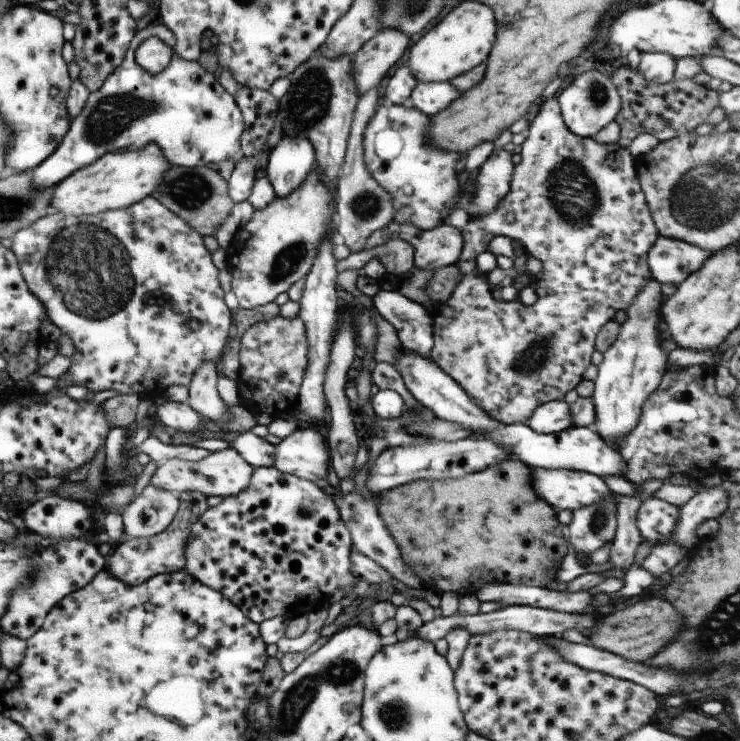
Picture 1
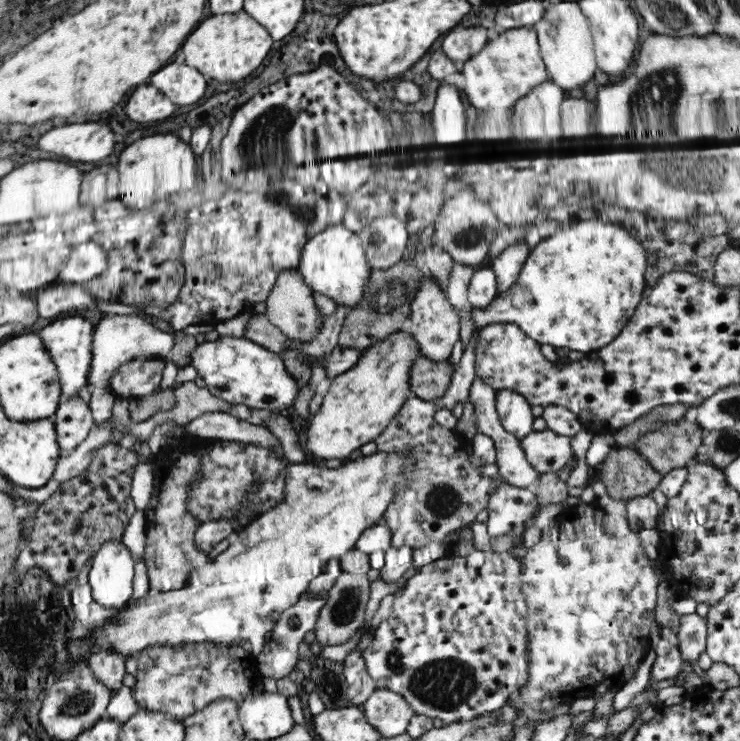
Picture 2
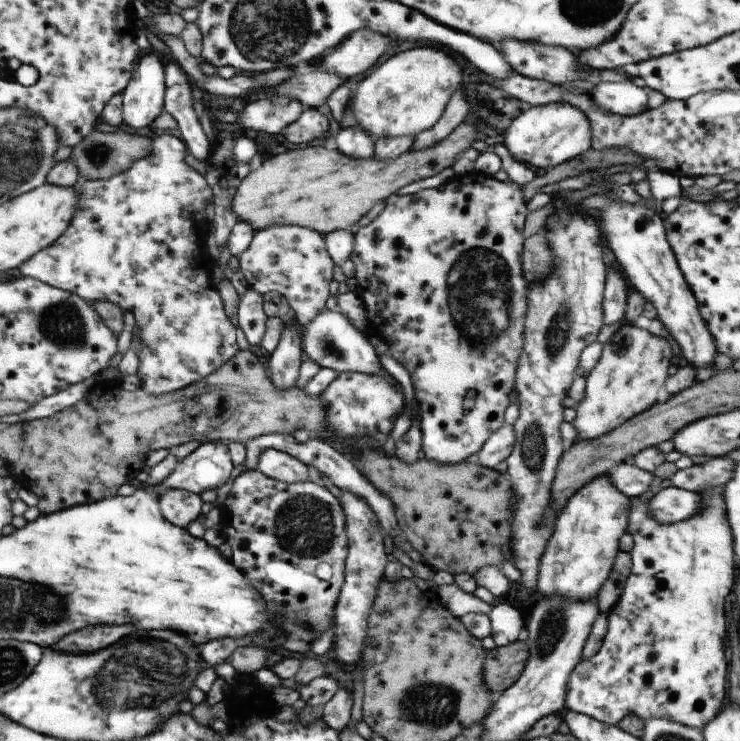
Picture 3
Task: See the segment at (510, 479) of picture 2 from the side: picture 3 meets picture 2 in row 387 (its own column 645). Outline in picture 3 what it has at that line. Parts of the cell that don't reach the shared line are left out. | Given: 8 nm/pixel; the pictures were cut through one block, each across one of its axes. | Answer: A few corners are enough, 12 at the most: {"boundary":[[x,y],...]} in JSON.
{"boundary":[[619,463],[609,482],[629,499],[652,488],[655,477],[634,464]]}

